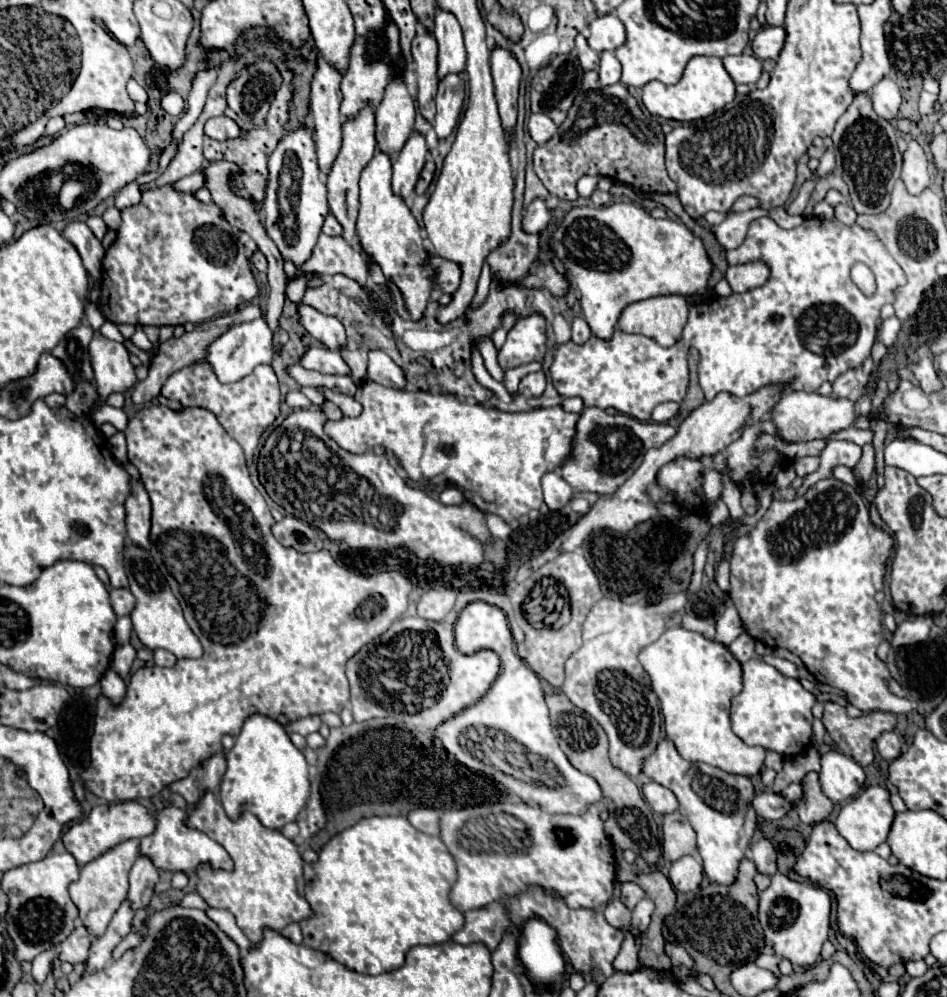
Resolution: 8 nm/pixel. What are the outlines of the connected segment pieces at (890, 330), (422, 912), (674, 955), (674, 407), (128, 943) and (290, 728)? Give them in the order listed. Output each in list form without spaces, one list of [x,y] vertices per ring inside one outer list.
[[[890,316],[890,318],[884,320],[884,324],[882,324],[882,340],[884,340],[886,346],[890,346],[896,340],[896,336],[900,332],[900,324],[902,322],[896,320],[896,316]]]
[[[406,816],[362,818],[348,830],[336,834],[318,854],[318,860],[304,866],[306,898],[312,916],[300,922],[304,944],[330,954],[340,964],[362,974],[382,974],[404,964],[404,956],[418,944],[444,944],[464,924],[464,916],[452,908],[448,894],[456,882],[456,864],[438,836],[418,832]]]
[[[666,944],[666,954],[672,958],[674,964],[684,964],[688,968],[694,966],[692,958],[688,956],[688,952],[682,948],[682,946],[672,946],[672,944]]]
[[[664,402],[664,404],[660,404],[660,406],[654,410],[652,420],[654,420],[654,422],[668,422],[676,412],[678,412],[678,404],[676,404],[676,402]]]
[[[128,934],[128,936],[126,936],[126,938],[116,946],[116,950],[114,950],[114,960],[116,960],[116,958],[120,958],[128,948],[138,946],[138,944],[140,944],[140,940],[142,940],[144,936],[146,936],[146,934],[142,934],[142,936],[140,936],[140,934]]]
[[[306,716],[306,718],[300,718],[300,720],[296,720],[296,722],[290,722],[290,724],[286,726],[286,732],[298,732],[298,734],[306,736],[306,734],[310,734],[310,732],[318,732],[320,724],[322,724],[320,716]]]

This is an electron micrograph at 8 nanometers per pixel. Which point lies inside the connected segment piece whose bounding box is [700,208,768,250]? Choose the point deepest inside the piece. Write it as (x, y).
(731, 232)

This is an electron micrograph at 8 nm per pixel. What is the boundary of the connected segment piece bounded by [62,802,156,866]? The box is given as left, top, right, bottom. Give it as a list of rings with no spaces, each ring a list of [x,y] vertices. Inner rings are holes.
[[[118,802],[118,804],[100,804],[94,806],[84,820],[74,824],[64,836],[64,848],[76,858],[78,866],[84,866],[92,862],[96,856],[102,856],[110,848],[114,848],[120,842],[144,838],[154,832],[154,818],[148,814],[148,810],[136,802]]]

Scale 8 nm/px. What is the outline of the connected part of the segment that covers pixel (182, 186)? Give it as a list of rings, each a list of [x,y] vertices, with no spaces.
[[[196,172],[192,176],[186,176],[186,178],[180,178],[178,182],[174,182],[172,186],[176,188],[176,192],[196,192],[202,188],[202,182],[204,182],[204,174]]]

